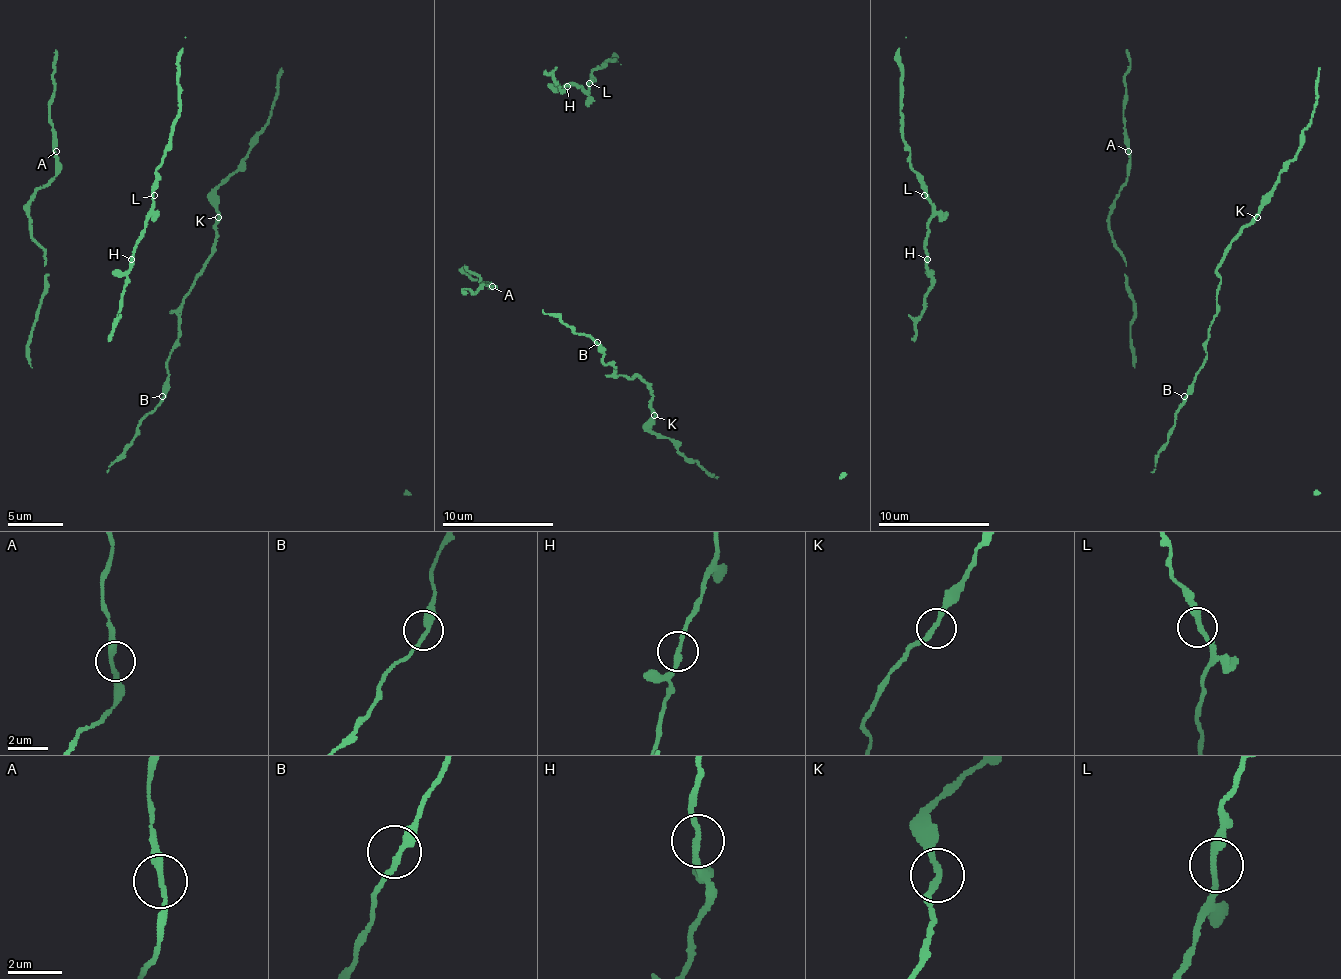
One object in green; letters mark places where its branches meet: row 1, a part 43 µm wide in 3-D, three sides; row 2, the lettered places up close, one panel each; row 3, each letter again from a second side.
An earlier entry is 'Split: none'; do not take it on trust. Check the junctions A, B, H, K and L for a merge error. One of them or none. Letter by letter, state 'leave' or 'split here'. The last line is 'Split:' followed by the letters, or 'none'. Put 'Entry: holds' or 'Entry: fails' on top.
Entry: holds
A: leave
B: leave
H: leave
K: leave
L: leave
Split: none

